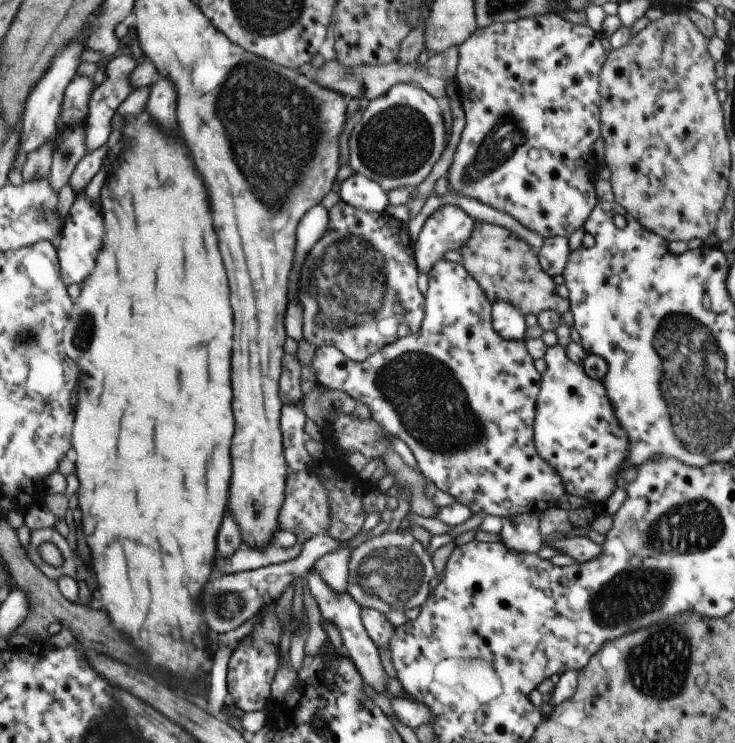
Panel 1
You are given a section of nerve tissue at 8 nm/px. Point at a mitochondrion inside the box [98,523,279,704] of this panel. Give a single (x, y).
(227, 605)

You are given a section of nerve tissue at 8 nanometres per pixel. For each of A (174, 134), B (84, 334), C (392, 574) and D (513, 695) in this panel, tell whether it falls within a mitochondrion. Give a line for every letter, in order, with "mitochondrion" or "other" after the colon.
A: other
B: mitochondrion
C: mitochondrion
D: other

